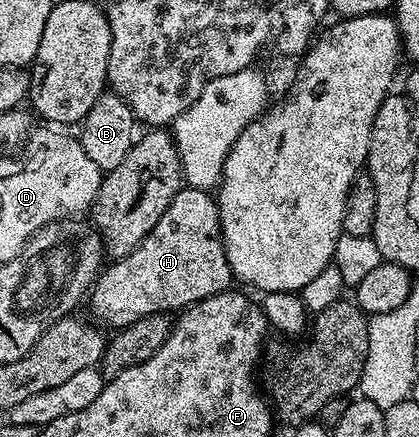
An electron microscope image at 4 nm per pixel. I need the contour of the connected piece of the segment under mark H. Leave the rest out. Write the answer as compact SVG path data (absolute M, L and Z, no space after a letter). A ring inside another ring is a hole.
M184 187L144 240L126 257L110 264L99 272L88 294L88 305L90 301L95 319L111 325L114 331L148 315L170 315L196 301L227 292L232 274L222 246L217 200L207 190Z

